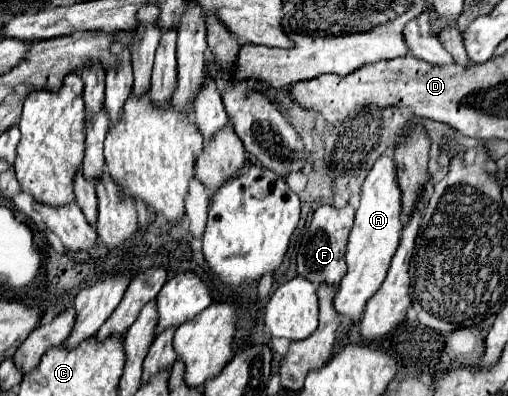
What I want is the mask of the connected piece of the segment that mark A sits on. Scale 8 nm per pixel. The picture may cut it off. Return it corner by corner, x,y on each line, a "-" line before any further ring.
387,152
373,164
373,168
369,170
363,182
361,204
357,208
355,226
351,230
345,252
345,262
349,266
349,272
339,282
339,292
335,294
335,308
347,320
359,320
367,300
377,290
377,286
381,286
381,280
385,278
389,262
397,250
401,230
403,230
401,190
397,184
397,170
393,166
393,158

